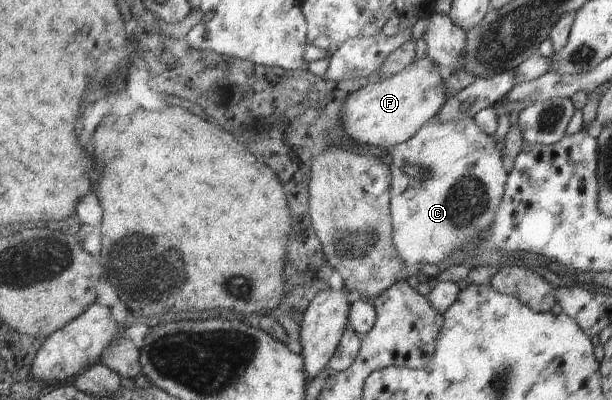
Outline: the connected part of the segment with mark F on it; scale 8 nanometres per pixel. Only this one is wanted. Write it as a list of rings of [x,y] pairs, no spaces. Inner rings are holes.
[[[425,55],[391,78],[367,84],[353,92],[341,107],[342,123],[349,139],[374,147],[395,147],[417,135],[427,122],[434,121],[448,101],[447,83],[437,73],[436,63]]]

